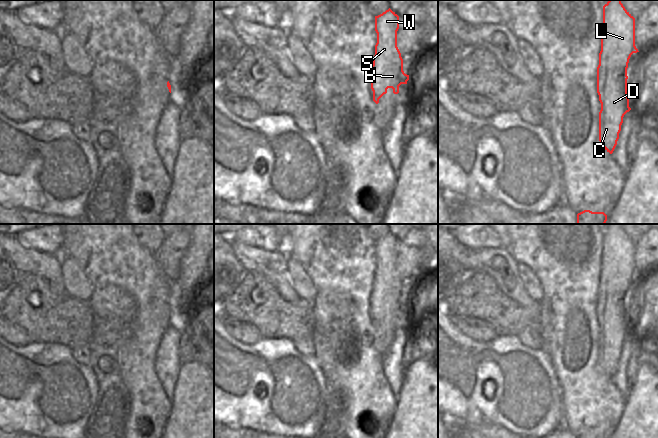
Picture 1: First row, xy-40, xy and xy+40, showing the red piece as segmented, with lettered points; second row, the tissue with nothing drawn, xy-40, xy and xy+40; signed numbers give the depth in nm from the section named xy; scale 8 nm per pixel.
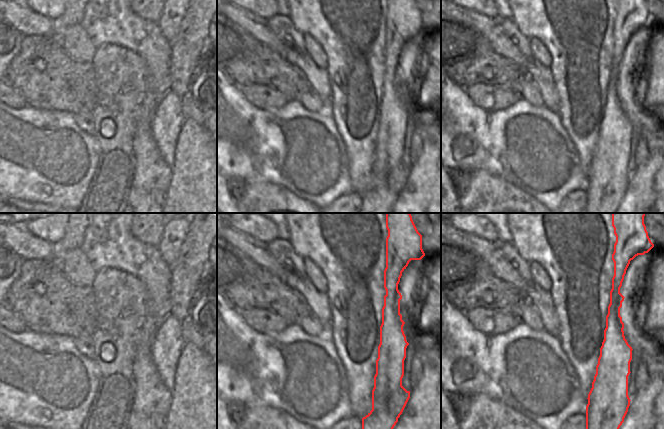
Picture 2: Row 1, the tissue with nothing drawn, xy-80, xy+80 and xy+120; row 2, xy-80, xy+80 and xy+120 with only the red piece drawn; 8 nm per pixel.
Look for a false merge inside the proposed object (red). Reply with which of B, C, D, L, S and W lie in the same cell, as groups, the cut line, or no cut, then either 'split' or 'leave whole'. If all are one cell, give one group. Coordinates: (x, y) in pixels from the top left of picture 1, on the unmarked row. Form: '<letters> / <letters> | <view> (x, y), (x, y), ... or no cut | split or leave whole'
B C D L S W | no cut | leave whole

